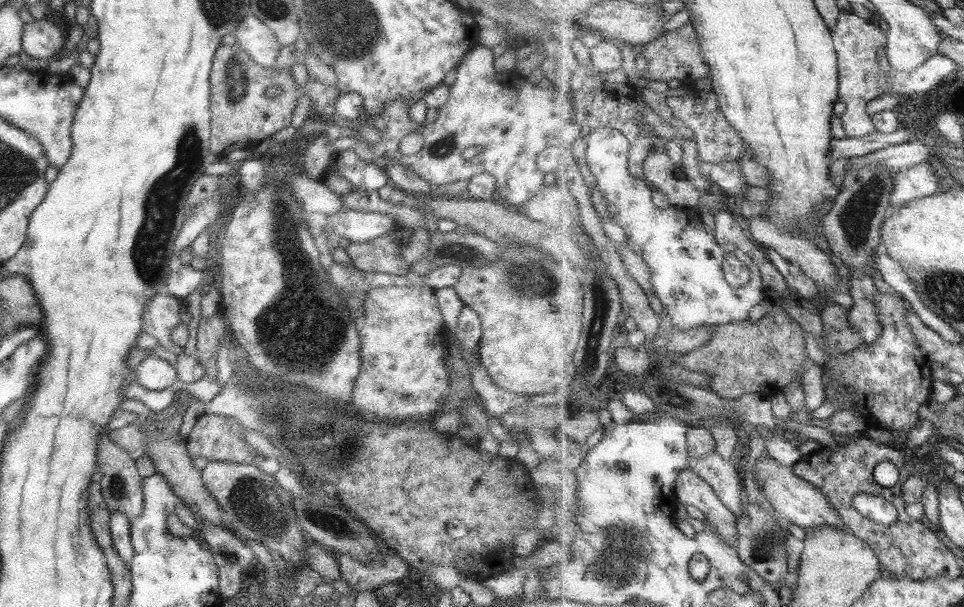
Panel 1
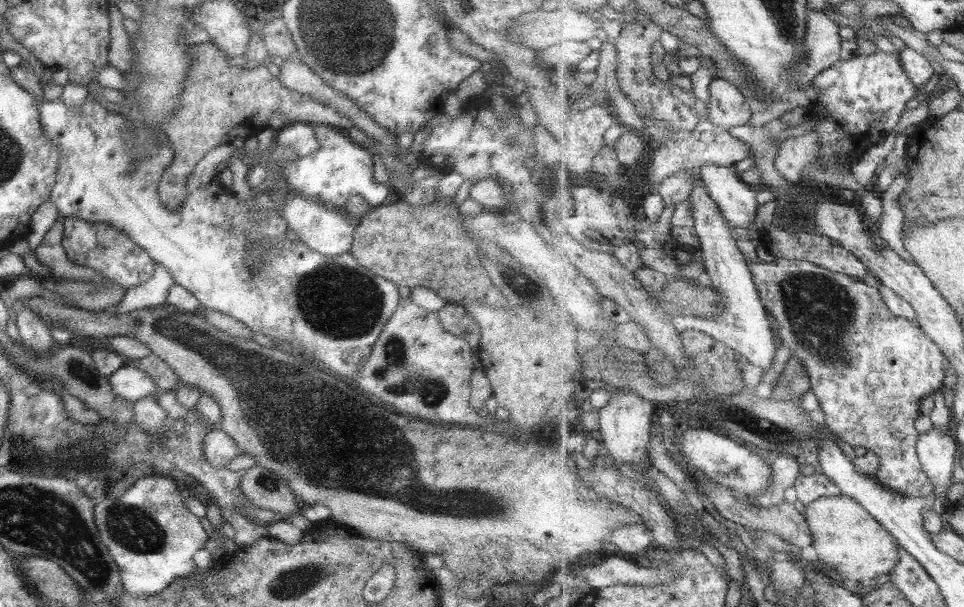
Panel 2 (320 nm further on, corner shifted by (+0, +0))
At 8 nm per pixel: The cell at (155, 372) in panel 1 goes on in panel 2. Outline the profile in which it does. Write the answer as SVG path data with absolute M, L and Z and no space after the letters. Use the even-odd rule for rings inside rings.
M125 365L113 372L107 378L107 383L111 385L111 393L123 399L127 404L143 400L149 394L155 395L155 387L151 378L130 365Z

